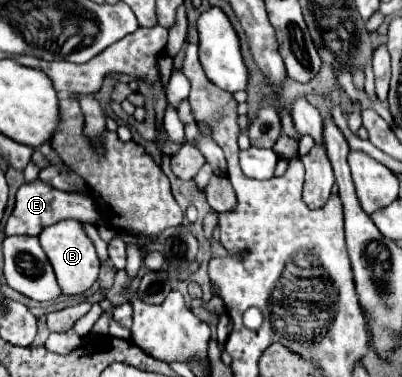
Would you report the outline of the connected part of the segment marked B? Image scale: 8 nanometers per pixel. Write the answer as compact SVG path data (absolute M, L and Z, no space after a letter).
M64 220L60 224L52 224L52 228L44 228L44 232L40 232L40 246L46 252L58 286L64 294L82 294L86 292L98 278L98 270L100 270L100 260L96 256L94 244L90 242L90 238L84 234L82 224L76 220Z

